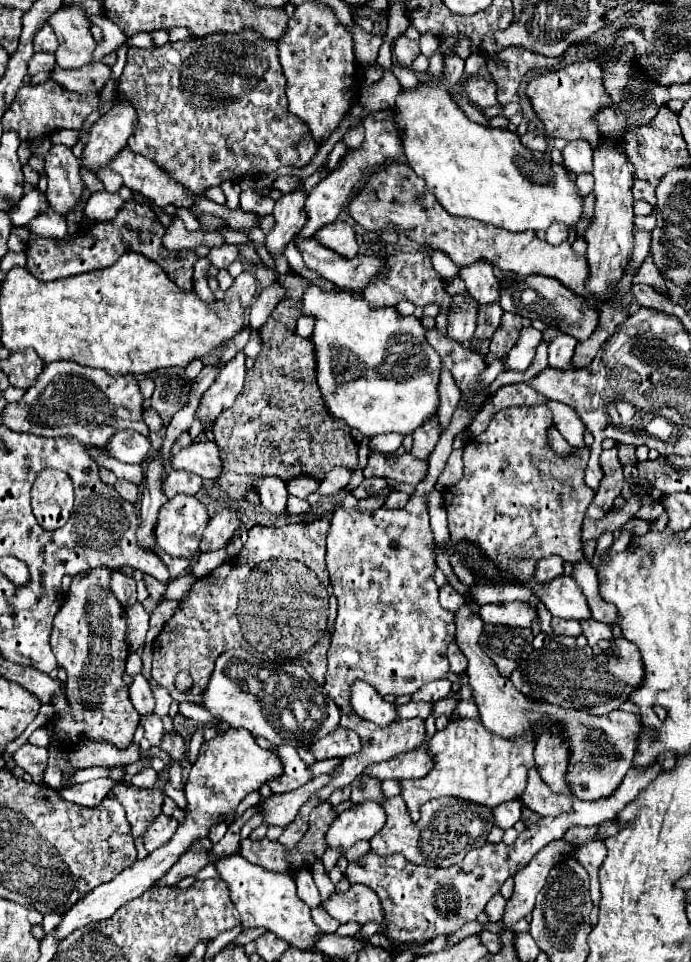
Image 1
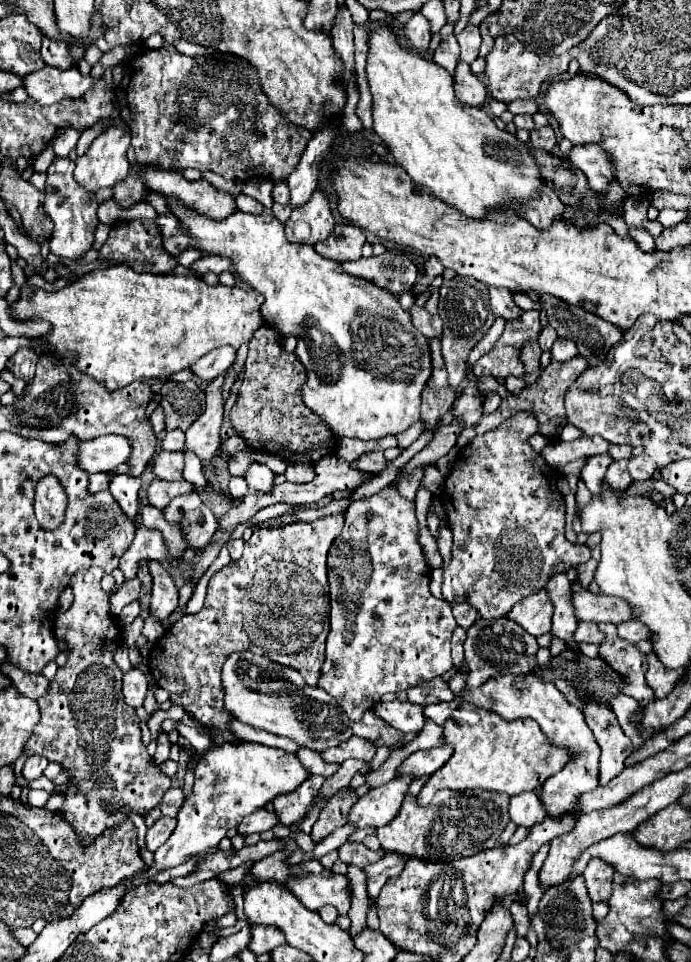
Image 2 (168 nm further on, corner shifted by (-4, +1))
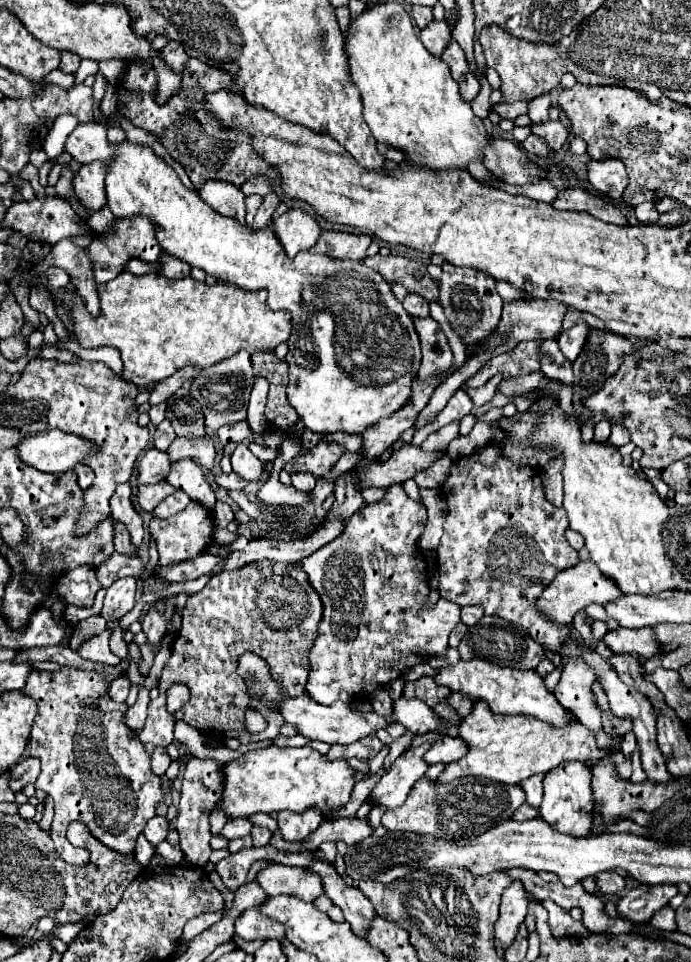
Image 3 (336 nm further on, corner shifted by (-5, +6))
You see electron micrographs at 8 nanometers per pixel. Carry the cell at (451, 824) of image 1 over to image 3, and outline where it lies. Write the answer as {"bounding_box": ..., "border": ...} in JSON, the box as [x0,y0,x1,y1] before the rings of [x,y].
{"bounding_box":[381,777,523,841],"border":[[[423,777],[413,785],[407,801],[399,809],[385,811],[381,825],[391,833],[413,831],[443,841],[459,841],[477,837],[487,829],[509,821],[523,803],[523,791],[519,785],[503,785],[483,777],[459,777],[451,783],[435,783]]]}

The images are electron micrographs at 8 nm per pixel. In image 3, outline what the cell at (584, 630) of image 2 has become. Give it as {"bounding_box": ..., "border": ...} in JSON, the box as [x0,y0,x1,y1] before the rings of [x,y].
{"bounding_box":[603,627,661,659],"border":[[[617,627],[615,631],[607,631],[603,643],[615,653],[637,653],[645,659],[661,653],[661,643],[655,641],[655,633],[649,627],[643,629],[625,629]]]}

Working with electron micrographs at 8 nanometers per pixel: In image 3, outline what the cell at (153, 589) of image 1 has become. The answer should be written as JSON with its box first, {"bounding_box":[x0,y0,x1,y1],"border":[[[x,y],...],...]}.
{"bounding_box":[115,523,137,557],"border":[[[117,523],[115,529],[117,529],[117,533],[115,533],[115,551],[123,553],[127,557],[137,557],[137,549],[131,543],[131,535],[129,535],[127,527],[123,523]]]}

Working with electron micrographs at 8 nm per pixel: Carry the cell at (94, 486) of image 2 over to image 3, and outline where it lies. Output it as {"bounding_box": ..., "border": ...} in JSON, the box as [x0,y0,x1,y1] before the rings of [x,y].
{"bounding_box":[75,465,95,489],"border":[[[79,465],[79,469],[75,469],[75,471],[77,471],[77,477],[79,477],[79,487],[89,489],[93,479],[95,479],[95,473],[91,469],[87,469],[87,465]]]}

